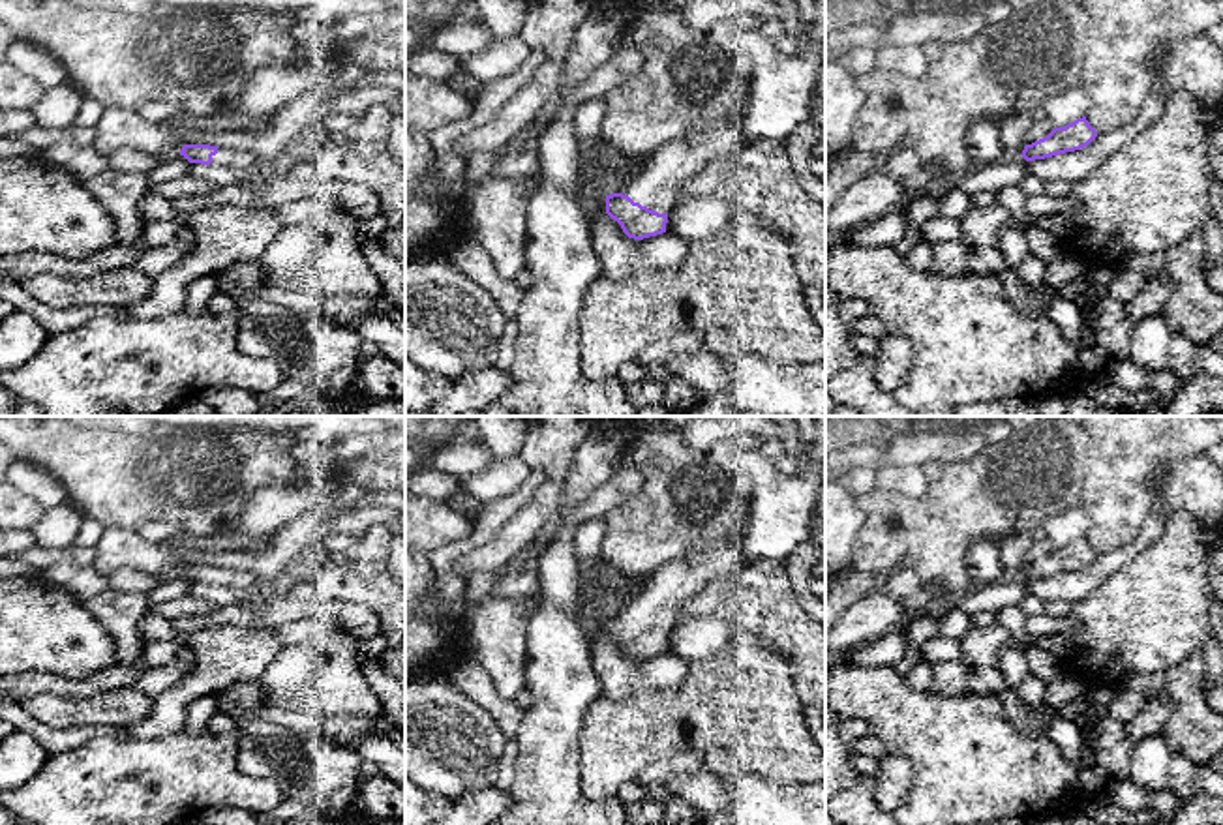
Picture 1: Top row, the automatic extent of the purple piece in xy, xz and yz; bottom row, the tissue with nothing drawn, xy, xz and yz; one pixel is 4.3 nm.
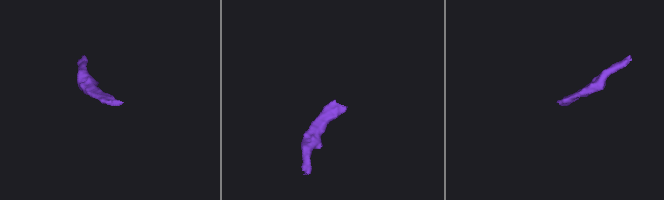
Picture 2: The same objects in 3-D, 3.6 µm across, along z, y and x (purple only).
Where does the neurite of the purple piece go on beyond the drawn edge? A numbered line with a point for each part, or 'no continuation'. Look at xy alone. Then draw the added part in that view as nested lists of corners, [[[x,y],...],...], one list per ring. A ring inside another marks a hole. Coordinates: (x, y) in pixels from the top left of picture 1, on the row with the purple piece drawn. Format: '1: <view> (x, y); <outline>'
1: xy (242, 160); [[[219,146],[218,154],[212,156],[210,165],[249,171],[255,165],[255,161],[257,158],[251,150],[236,150],[236,148]]]

